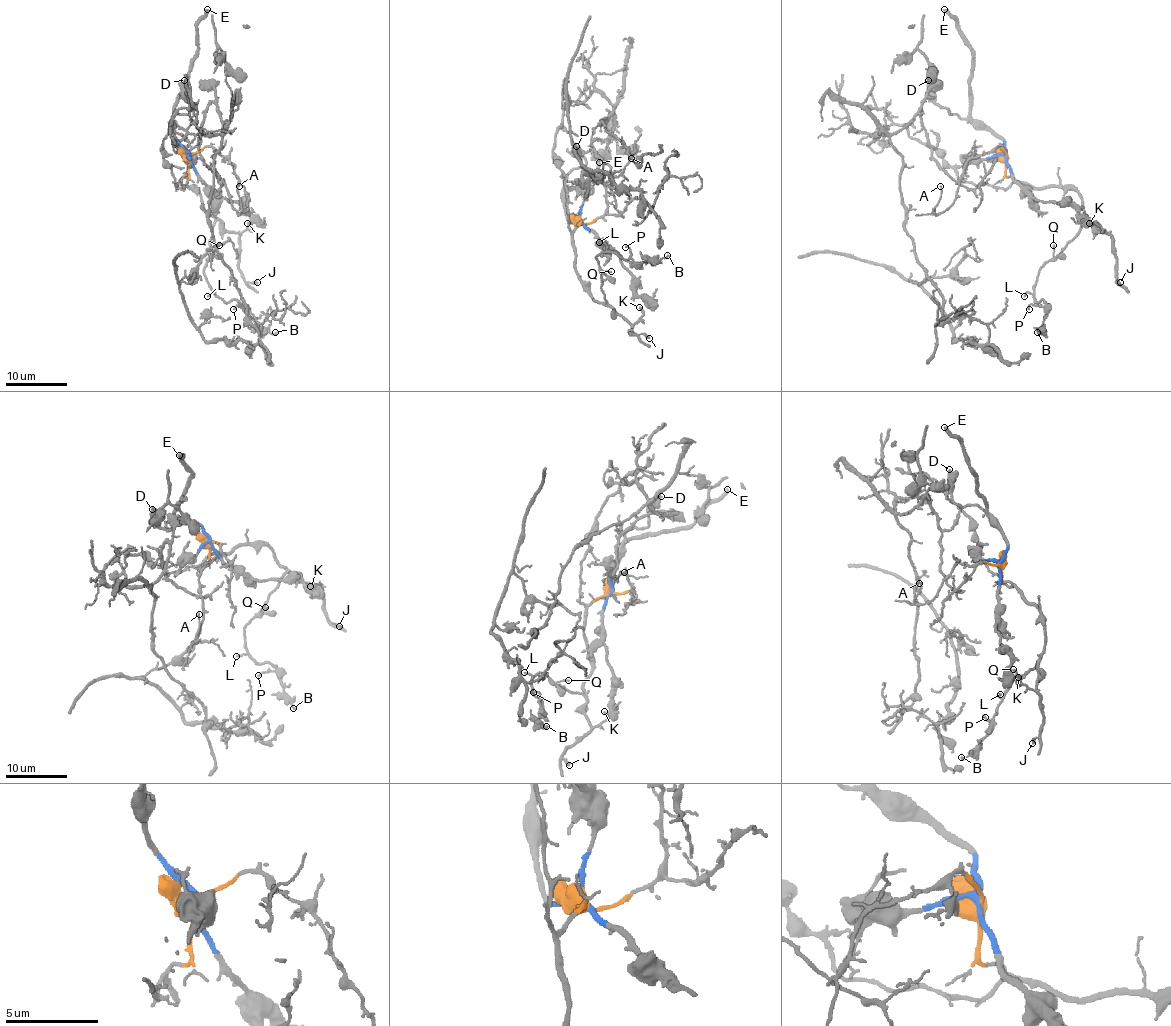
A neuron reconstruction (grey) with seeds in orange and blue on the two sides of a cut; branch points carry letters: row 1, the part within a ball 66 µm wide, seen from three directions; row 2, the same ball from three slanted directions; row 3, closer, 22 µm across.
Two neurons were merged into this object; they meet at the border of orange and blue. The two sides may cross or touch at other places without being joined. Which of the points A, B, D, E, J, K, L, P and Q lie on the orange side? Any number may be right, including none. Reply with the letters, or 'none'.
A, B, J, K, L, P, Q

